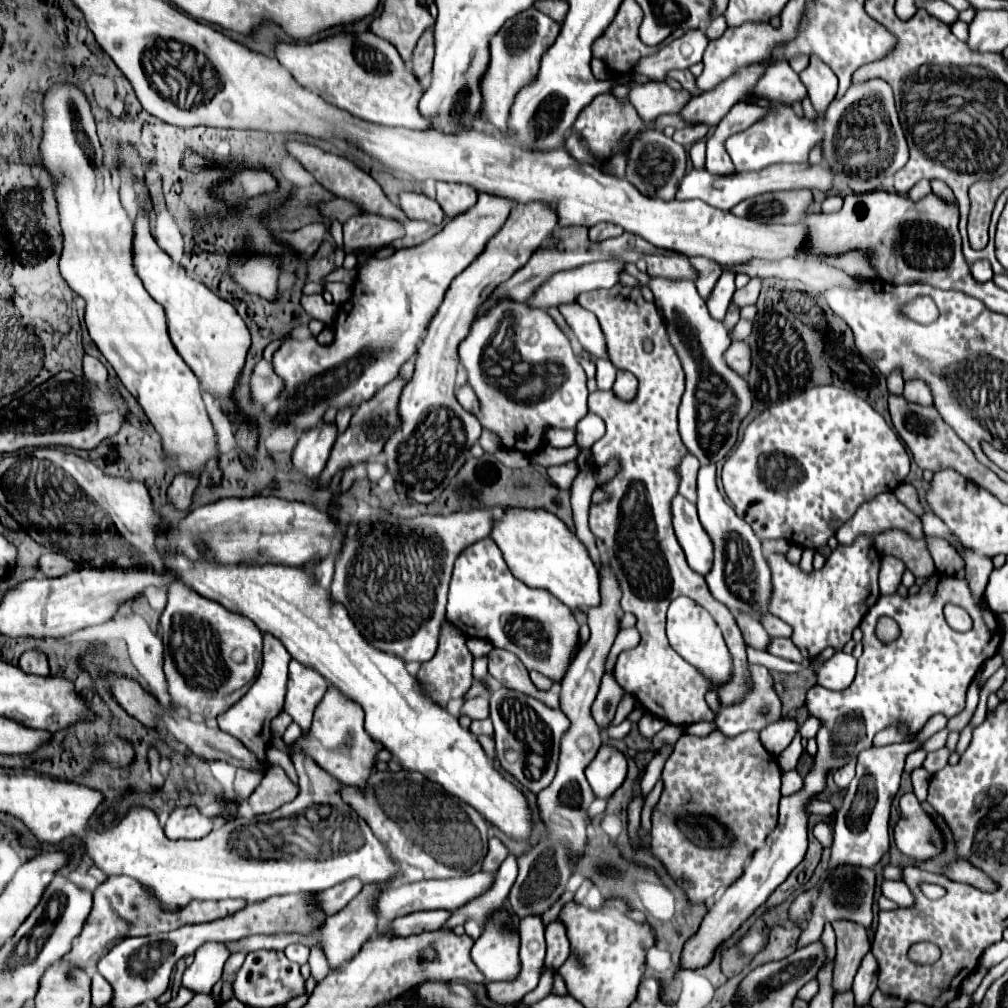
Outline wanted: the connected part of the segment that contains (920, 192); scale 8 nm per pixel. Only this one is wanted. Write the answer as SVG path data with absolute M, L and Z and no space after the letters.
M920 180L920 182L908 192L908 196L914 198L914 200L920 200L920 198L924 198L926 194L930 194L930 190L932 190L932 188L930 188L930 182L928 182L928 180Z

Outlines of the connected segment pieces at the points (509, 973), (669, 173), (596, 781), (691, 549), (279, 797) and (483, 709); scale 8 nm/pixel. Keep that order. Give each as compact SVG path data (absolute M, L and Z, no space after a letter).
M500 906L486 918L480 938L472 946L472 960L488 982L504 982L518 974L518 928Z
M644 130L638 140L630 146L628 152L628 166L626 166L626 180L638 190L650 198L662 198L662 200L672 200L678 182L686 176L686 166L688 166L688 152L684 146L676 144L672 138L666 138L658 130Z
M604 744L598 750L596 758L586 766L586 778L598 798L612 796L622 786L626 772L628 772L626 756L610 744Z
M678 494L672 500L672 520L674 520L678 542L686 554L688 566L694 572L706 576L714 560L712 556L714 546L710 542L710 536L702 530L702 524L698 522L696 506Z
M278 764L272 766L274 770L264 774L260 786L248 798L248 804L256 815L274 812L278 806L290 802L298 794L298 786L286 776L286 772Z
M480 696L480 698L466 700L464 706L460 708L460 716L470 716L472 720L488 718L488 698Z

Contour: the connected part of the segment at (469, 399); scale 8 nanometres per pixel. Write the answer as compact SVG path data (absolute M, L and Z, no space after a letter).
M468 384L456 390L456 398L458 398L458 402L460 402L468 412L472 412L472 414L476 414L476 412L478 412L480 402L478 402L478 398L476 398L474 390L472 390Z

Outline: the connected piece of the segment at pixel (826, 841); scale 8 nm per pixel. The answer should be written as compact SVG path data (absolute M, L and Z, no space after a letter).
M818 822L812 832L814 832L814 836L818 838L818 842L820 842L824 848L830 848L830 846L832 846L832 830L828 828L828 824Z

